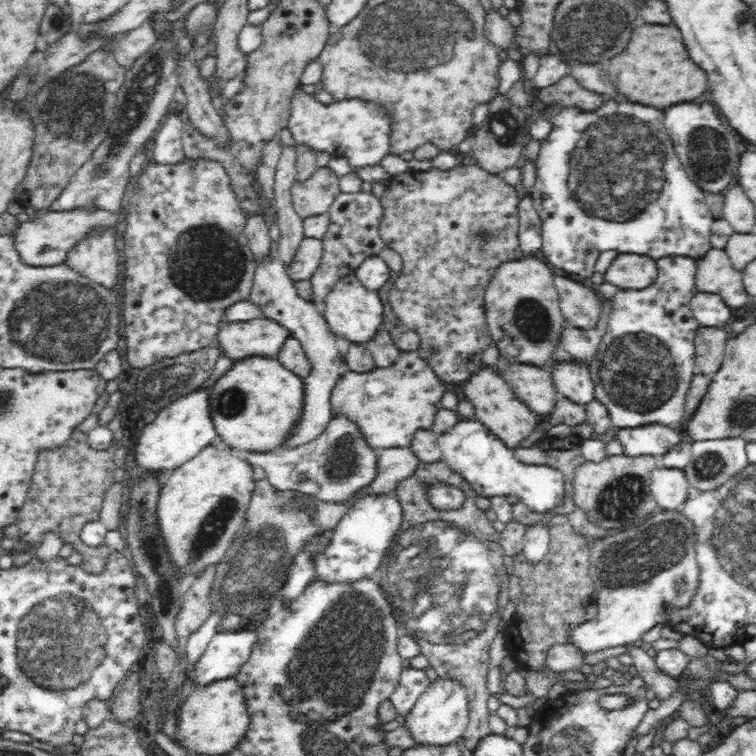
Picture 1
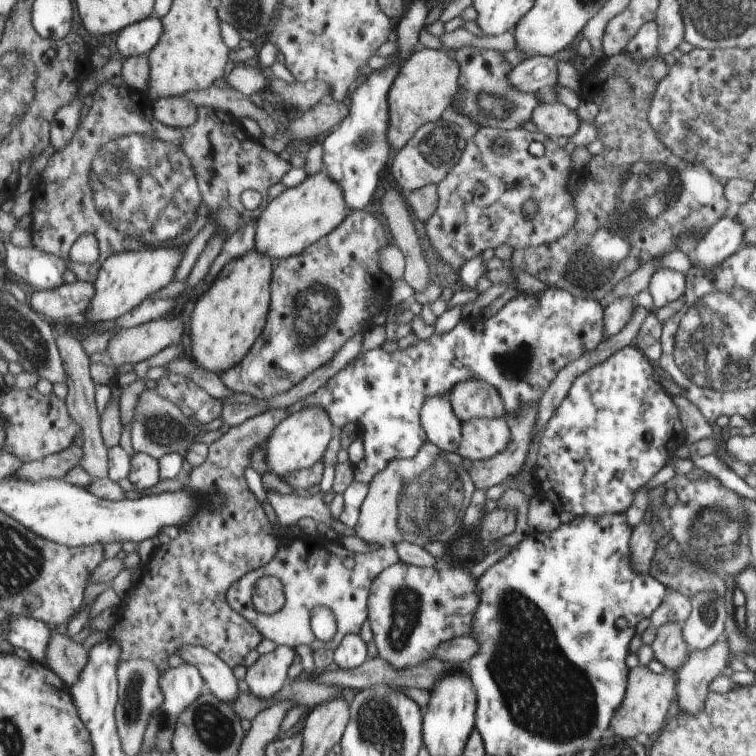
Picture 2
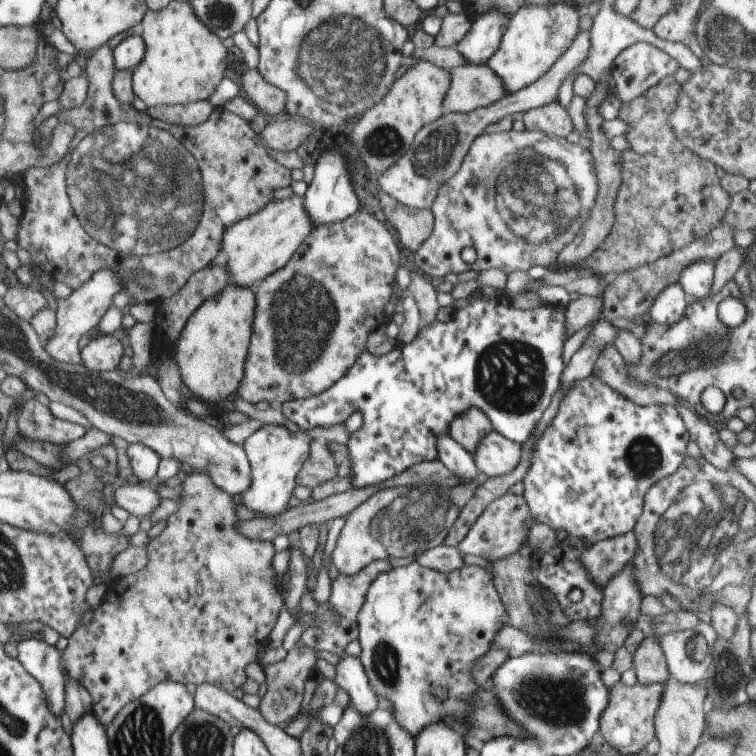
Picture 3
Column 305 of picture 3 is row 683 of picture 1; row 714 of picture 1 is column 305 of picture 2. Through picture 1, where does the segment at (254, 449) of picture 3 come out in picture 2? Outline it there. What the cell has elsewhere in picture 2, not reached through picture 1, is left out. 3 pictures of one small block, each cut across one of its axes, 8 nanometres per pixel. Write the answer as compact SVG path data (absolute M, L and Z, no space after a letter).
M320 406L302 407L284 418L266 438L266 463L268 472L283 478L287 473L313 466L323 456L331 440L331 418Z

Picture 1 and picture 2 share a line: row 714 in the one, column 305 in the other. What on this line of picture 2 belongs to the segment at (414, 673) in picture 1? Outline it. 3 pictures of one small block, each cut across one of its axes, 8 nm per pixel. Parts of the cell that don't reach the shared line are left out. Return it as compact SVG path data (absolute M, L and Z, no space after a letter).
M549 286L532 294L517 292L515 297L487 320L468 316L460 319L451 331L441 335L433 334L425 341L417 338L413 346L403 350L384 353L381 347L376 347L364 353L355 362L351 360L347 363L314 393L307 395L303 407L323 407L331 422L340 428L347 422L355 424L364 455L353 465L352 477L355 481L369 485L391 460L410 459L423 444L427 444L419 425L419 409L425 398L449 394L459 381L479 379L495 388L502 398L506 413L516 413L523 405L541 398L561 367L584 352L593 350L605 338L602 308L597 301L583 300L583 297L571 296L566 290Z

